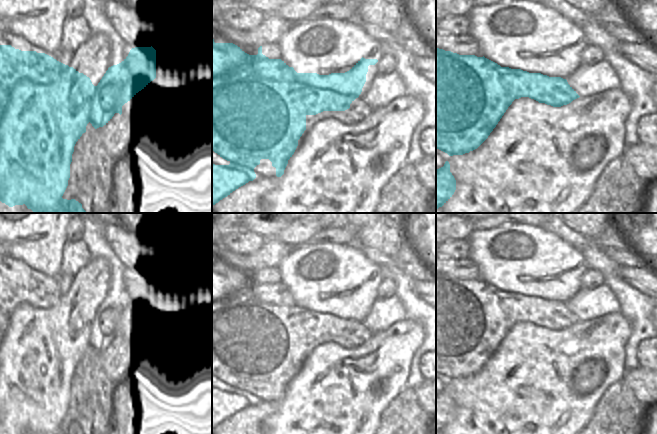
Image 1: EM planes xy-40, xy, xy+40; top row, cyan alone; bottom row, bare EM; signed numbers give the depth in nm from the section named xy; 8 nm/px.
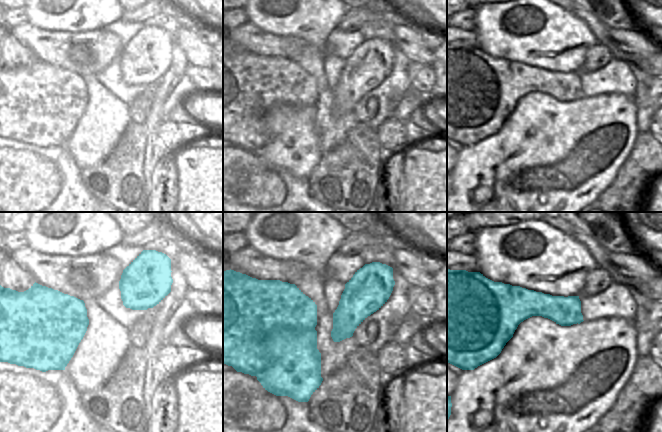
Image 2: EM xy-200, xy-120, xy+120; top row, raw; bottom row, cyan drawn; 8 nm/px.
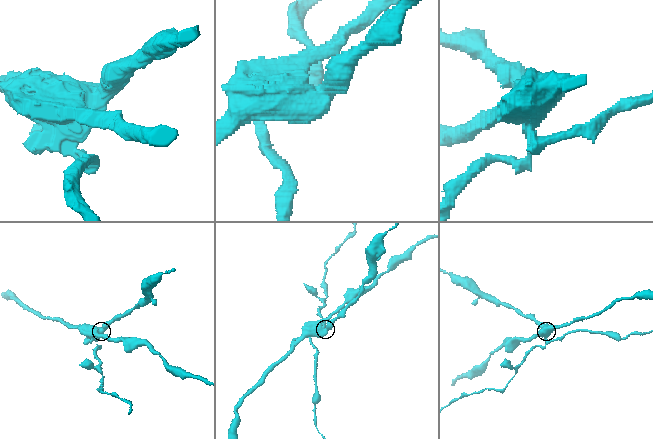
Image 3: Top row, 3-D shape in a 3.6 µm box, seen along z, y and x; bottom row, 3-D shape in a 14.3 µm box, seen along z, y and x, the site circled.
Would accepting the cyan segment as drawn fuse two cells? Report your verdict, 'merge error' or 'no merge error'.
merge error

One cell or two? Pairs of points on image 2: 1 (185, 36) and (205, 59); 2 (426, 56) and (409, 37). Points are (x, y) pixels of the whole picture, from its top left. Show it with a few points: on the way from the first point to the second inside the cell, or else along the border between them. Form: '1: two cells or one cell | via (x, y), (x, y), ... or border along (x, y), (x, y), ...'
1: one cell | via (189, 42), (199, 53)
2: one cell | via (421, 51), (412, 42)

